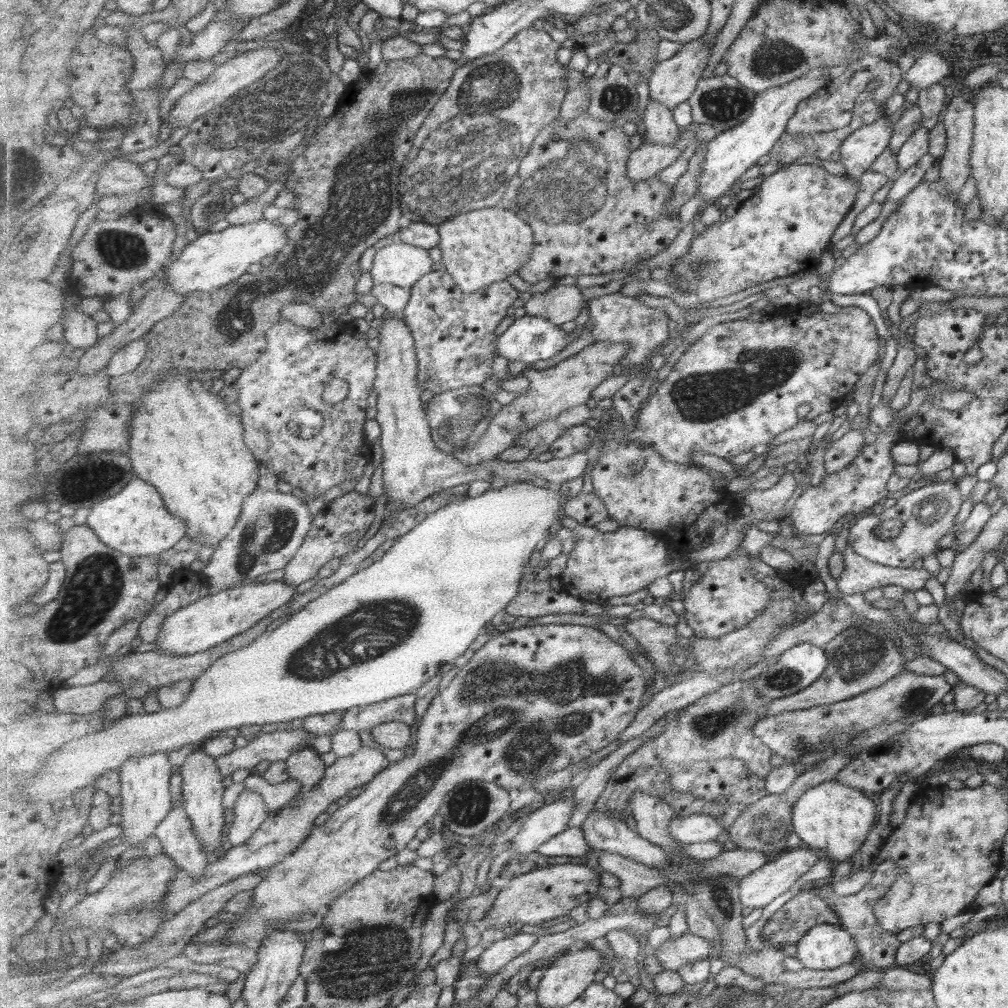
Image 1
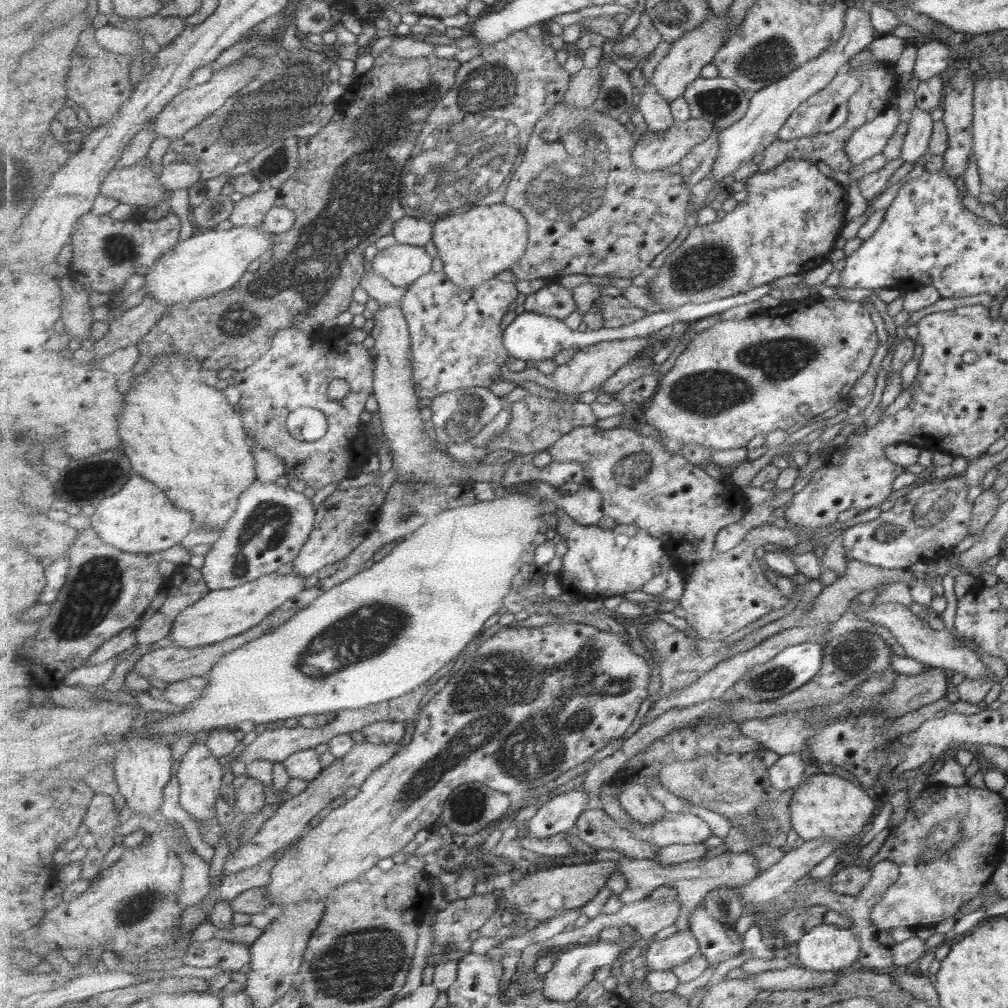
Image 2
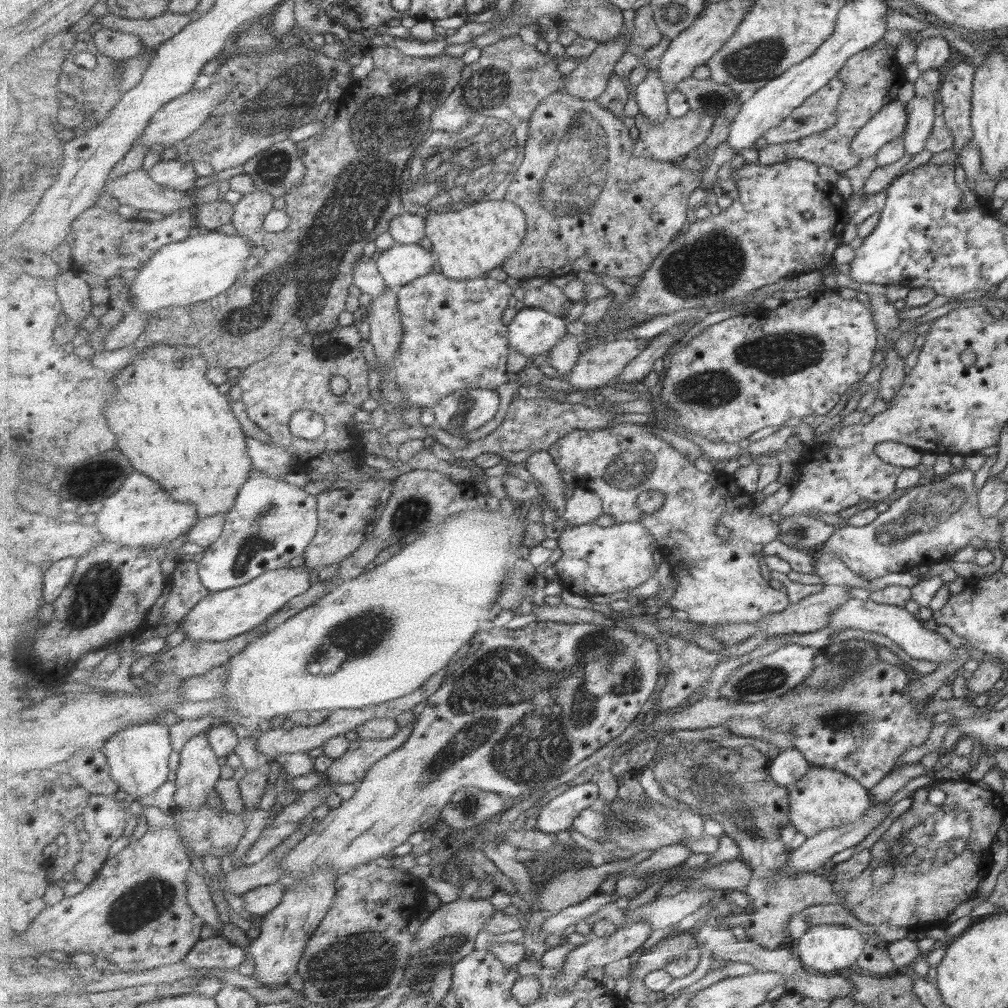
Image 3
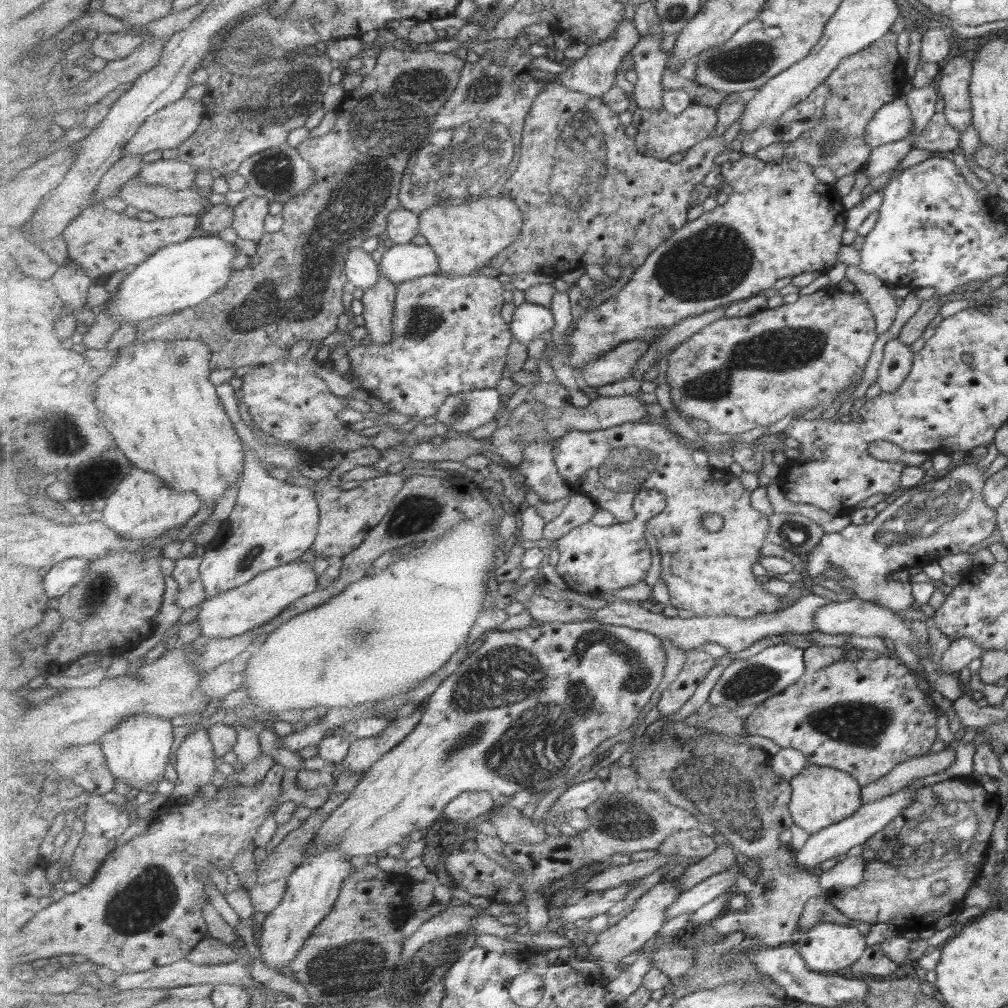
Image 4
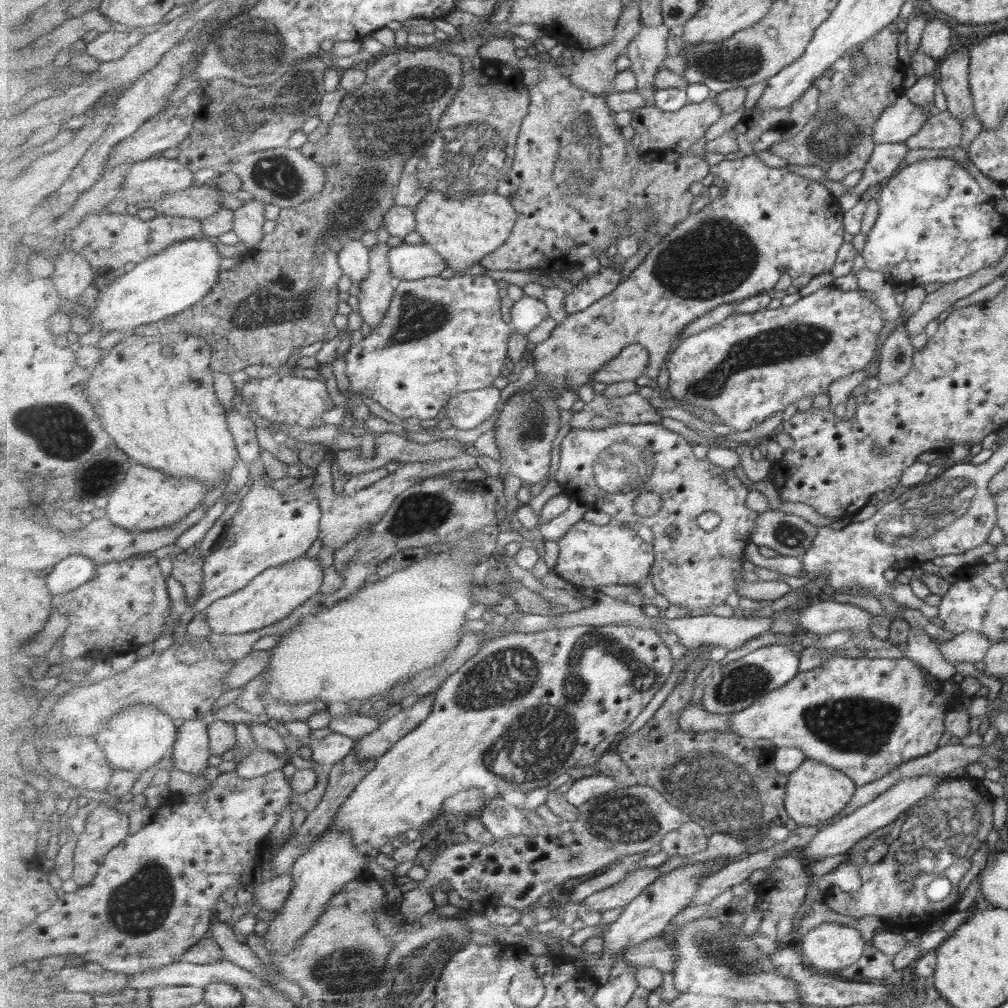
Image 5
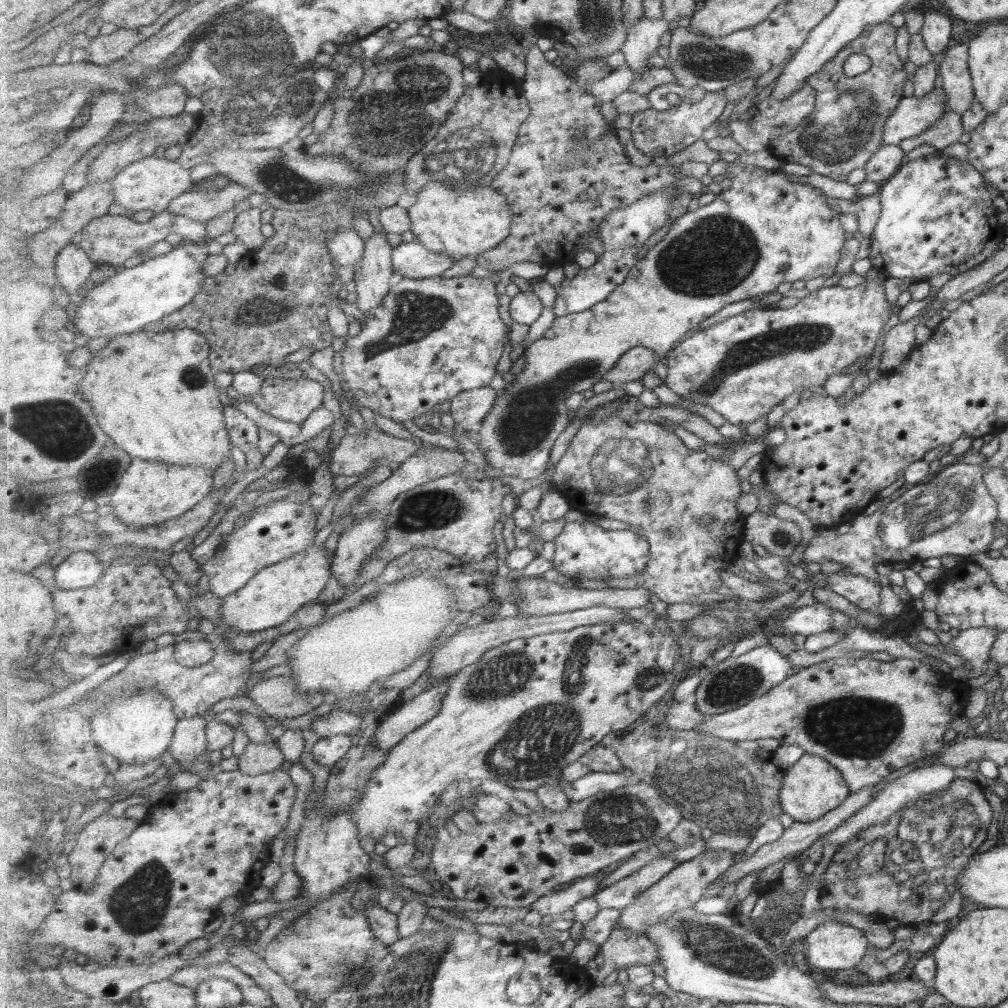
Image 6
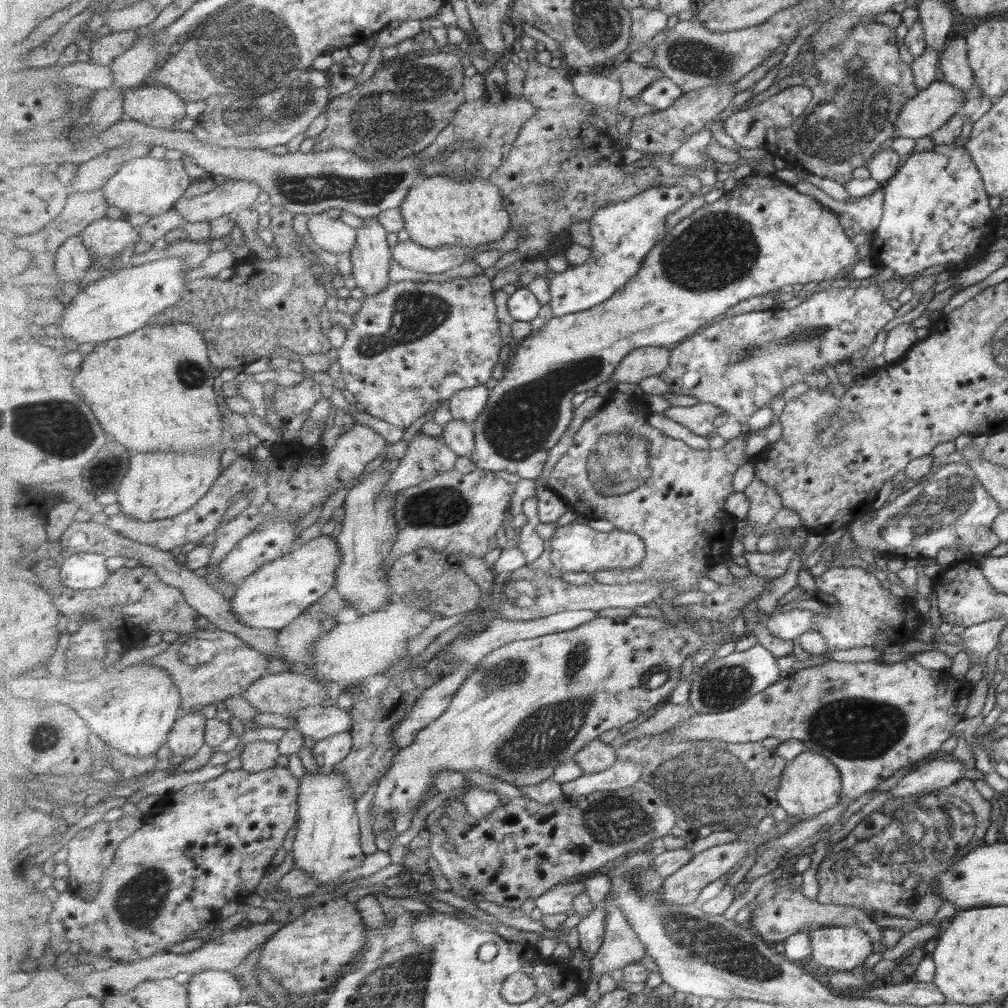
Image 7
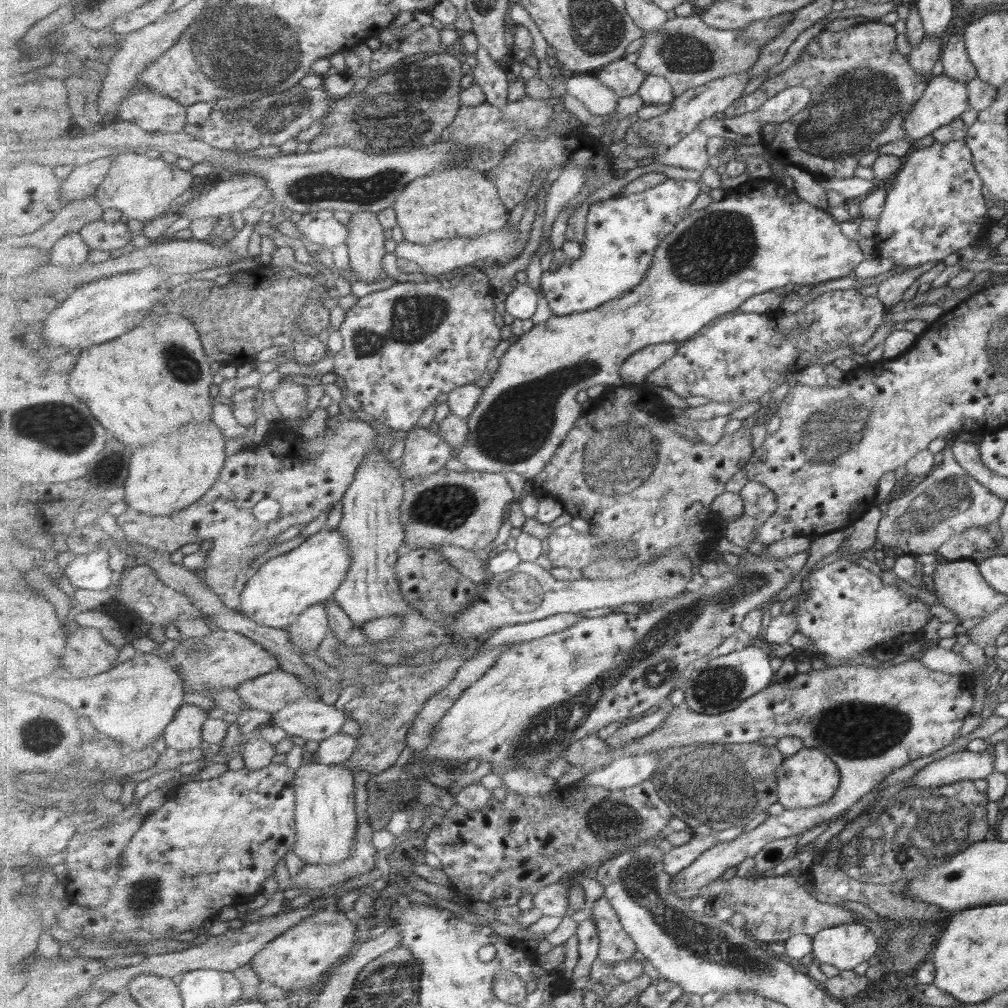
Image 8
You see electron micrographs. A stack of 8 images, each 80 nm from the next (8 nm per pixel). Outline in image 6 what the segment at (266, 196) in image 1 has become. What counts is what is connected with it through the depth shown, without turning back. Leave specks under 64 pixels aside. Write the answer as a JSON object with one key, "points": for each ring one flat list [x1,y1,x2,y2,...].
{"points":[[251,206,249,209,239,211,232,233,241,240,246,250,263,249,267,238,261,232,261,228,263,228,261,220,263,218,261,218,259,206]]}

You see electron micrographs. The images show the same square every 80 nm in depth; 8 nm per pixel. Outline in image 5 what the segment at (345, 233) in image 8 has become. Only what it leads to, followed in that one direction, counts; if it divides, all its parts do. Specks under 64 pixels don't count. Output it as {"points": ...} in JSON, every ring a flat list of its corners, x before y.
{"points":[[351,240,349,244,345,244,339,257,344,275,352,282,363,284,363,280,371,274,370,250,360,240]]}

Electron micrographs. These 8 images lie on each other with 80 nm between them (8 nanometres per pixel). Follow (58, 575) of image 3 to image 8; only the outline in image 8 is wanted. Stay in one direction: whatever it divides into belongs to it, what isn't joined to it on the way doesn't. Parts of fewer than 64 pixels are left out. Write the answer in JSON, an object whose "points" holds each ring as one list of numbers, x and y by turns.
{"points":[[106,550,80,554,69,563,67,576,71,578,75,589,98,591,108,589,117,577,109,568,109,552]]}

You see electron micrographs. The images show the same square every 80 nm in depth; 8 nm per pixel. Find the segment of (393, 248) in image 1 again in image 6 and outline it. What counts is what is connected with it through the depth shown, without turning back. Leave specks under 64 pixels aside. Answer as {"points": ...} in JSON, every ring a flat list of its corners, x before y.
{"points":[[413,240,411,242,403,242,394,248,392,251,392,262,394,264,394,272,399,275,403,274,404,278,425,279,449,275,453,270,456,260,449,256,449,254,432,252,425,245]]}

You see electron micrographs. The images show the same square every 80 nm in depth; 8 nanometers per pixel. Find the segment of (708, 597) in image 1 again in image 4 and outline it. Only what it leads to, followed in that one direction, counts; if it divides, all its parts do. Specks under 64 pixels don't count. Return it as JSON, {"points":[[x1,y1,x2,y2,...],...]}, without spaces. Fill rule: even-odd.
{"points":[[639,421,594,431,573,429,560,438,553,450,558,471,573,492,589,495,600,508,612,513,619,523,631,522,635,518,634,498,639,491,663,491,667,497,666,509,647,521,646,530,657,540,661,562,659,578,667,586,669,604,675,608,691,610,695,616,703,618,738,616,748,619,765,613,779,612,788,606,781,604,783,596,777,597,765,592,763,581,759,582,753,574,753,564,758,562,761,549,768,543,766,538,771,530,768,515,753,508,752,492,743,486,740,477,731,470,695,464,693,445,667,425],[707,512,723,518,724,525,720,531,709,532,707,528,703,528,701,520]]}

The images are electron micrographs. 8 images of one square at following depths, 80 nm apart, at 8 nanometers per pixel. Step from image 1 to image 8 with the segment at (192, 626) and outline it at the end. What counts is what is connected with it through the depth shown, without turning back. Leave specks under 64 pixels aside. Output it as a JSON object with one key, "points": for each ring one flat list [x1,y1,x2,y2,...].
{"points":[[325,528,307,538,298,547,269,559,256,572,250,574,250,579,247,580,247,586,241,596,241,613,245,613,257,624,276,629,287,628,296,622,298,615,305,612,305,609,334,598,337,589,347,578,351,563,352,550,349,541,340,530,335,532]]}

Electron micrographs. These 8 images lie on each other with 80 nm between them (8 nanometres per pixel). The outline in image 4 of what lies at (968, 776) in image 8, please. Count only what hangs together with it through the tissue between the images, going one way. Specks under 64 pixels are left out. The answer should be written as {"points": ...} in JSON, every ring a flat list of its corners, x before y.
{"points":[[907,787,899,788,891,796,883,796,859,806,855,814,848,816,847,819,841,819,839,823,830,824,828,827,821,828,820,831,809,834,801,848,793,853,796,865,806,871,817,868,822,862,846,853,849,848,857,844,863,844,872,834,879,832,888,822,891,822,903,809,909,807,915,799,915,792]]}

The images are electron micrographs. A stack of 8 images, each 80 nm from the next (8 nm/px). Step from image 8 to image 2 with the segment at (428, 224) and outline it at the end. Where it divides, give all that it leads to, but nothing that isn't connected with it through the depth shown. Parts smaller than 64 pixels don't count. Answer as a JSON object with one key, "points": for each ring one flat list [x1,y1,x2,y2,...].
{"points":[[490,204,461,213,459,216,446,216,433,222,433,243,438,257,444,265,444,272,454,284,461,288,480,287,487,280,493,280,497,274,511,270,519,260,523,260,531,244,531,230,528,220,516,208,508,204]]}

